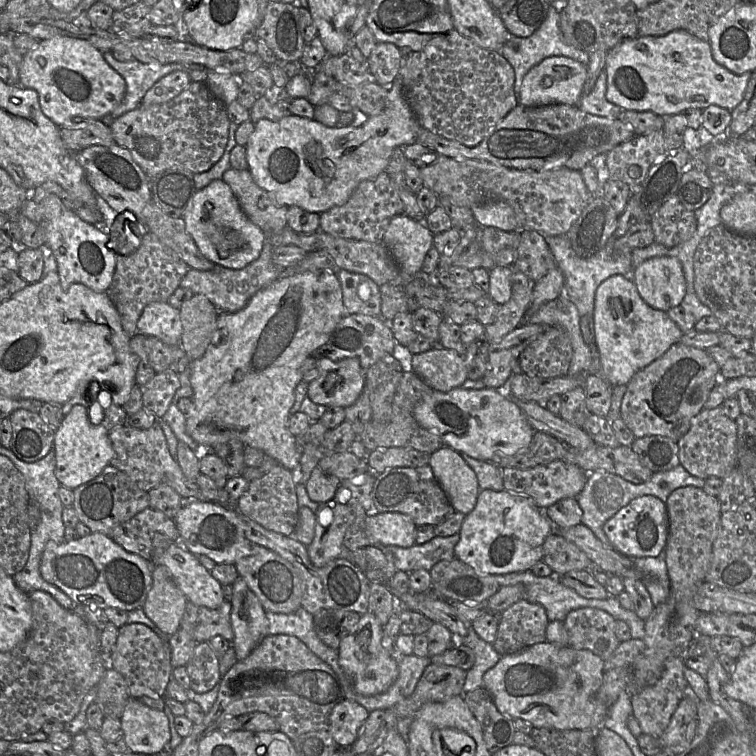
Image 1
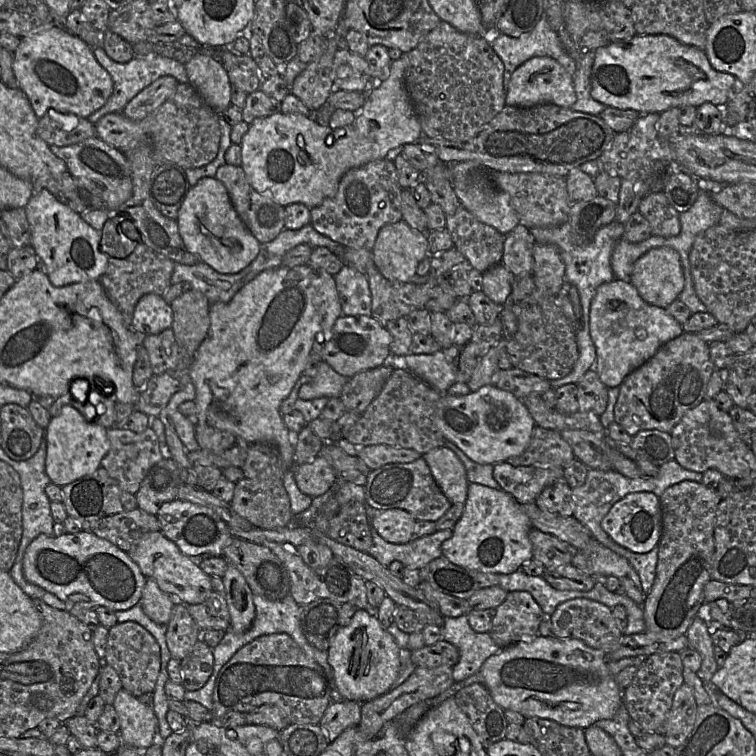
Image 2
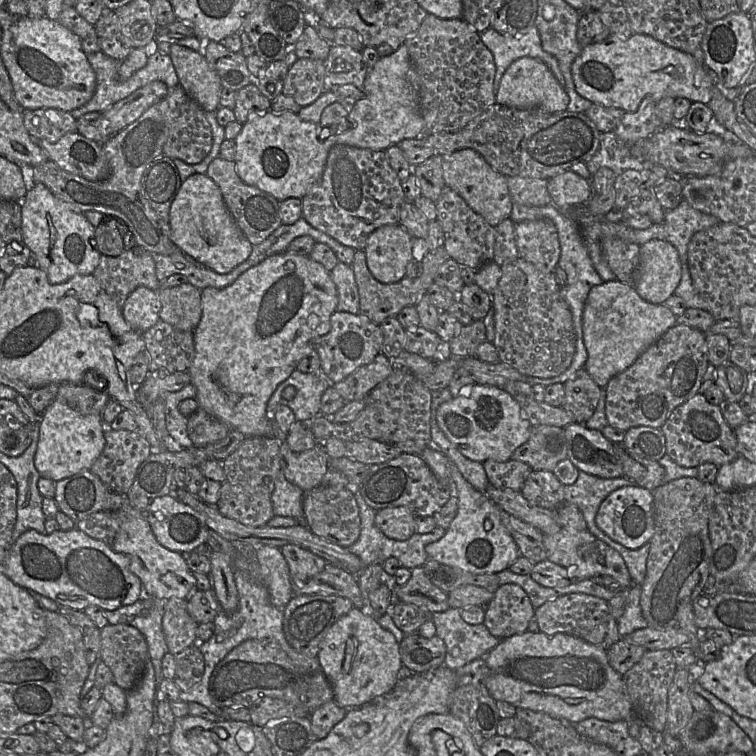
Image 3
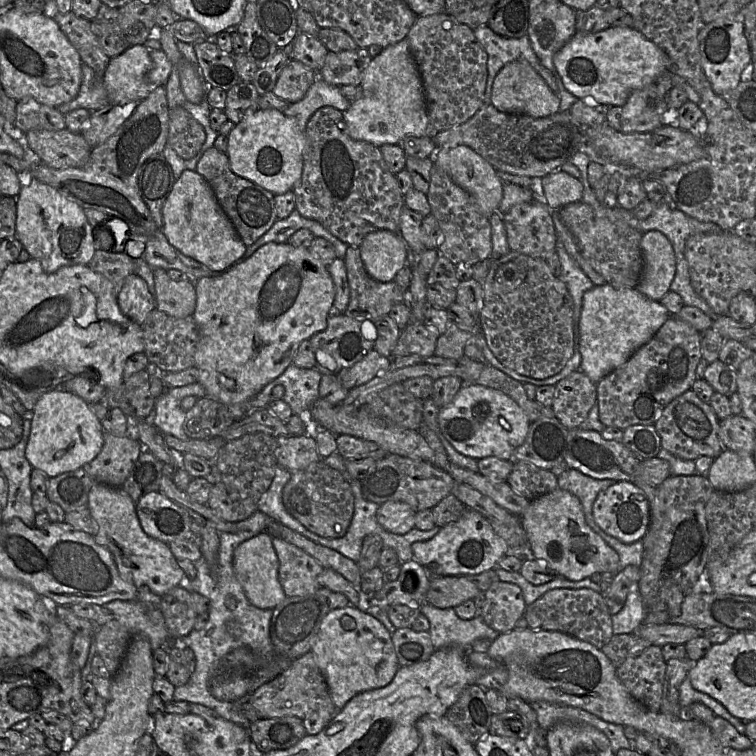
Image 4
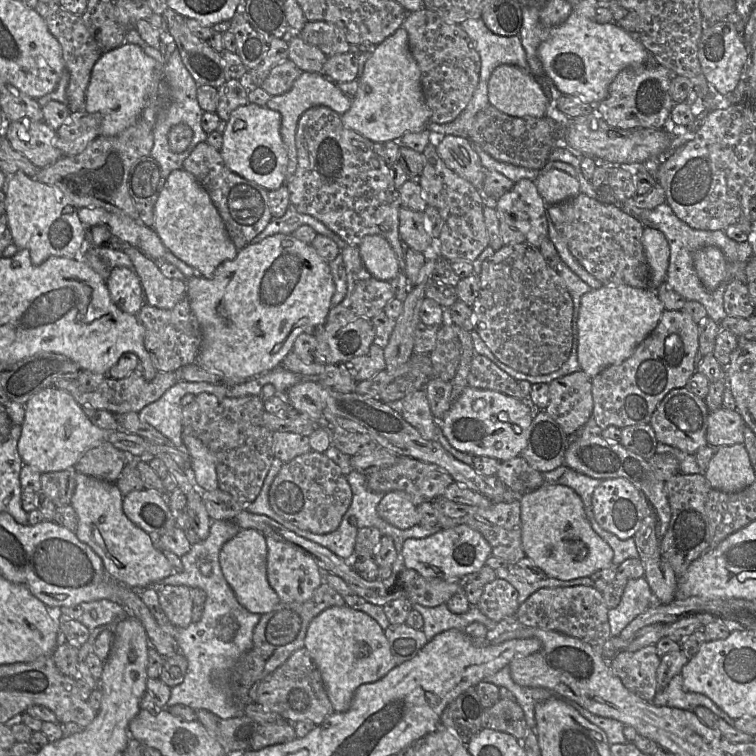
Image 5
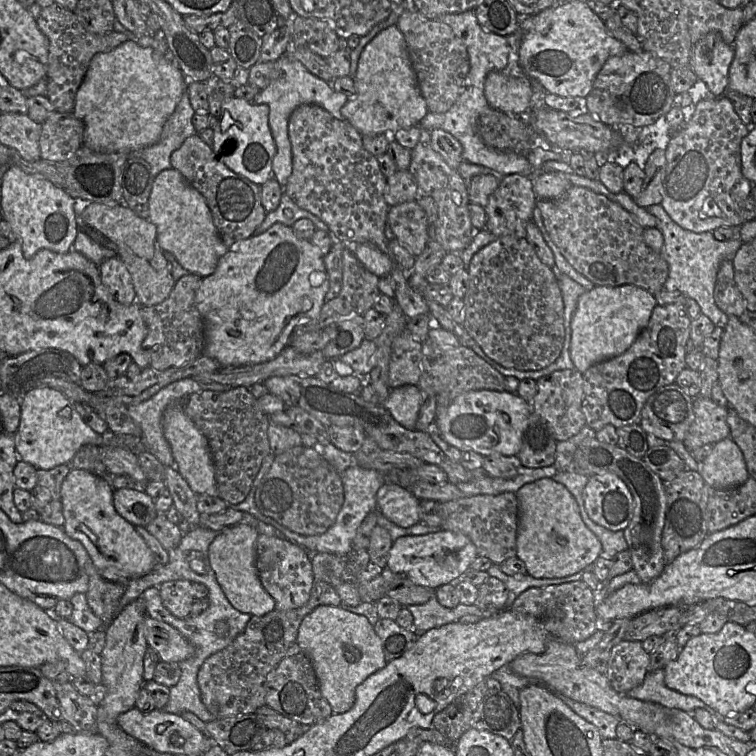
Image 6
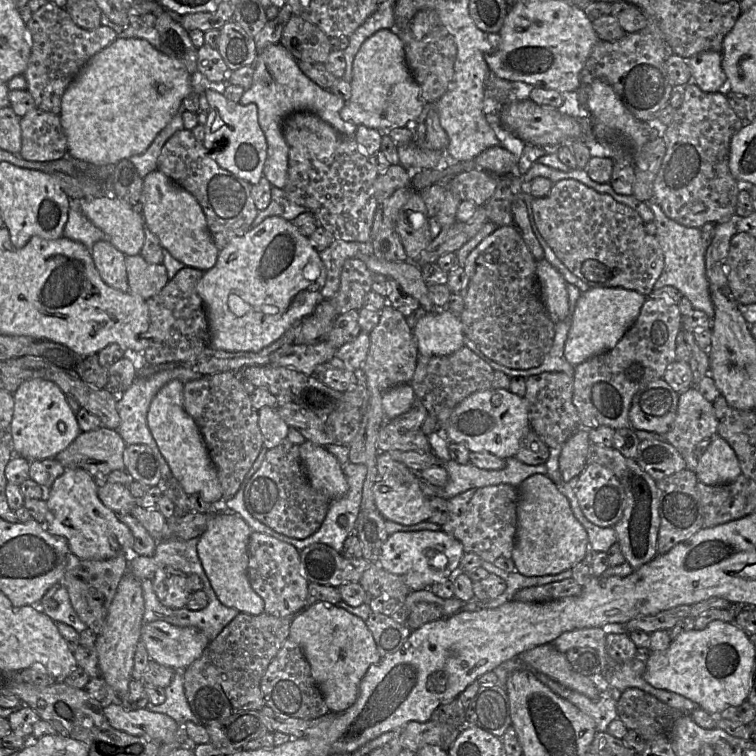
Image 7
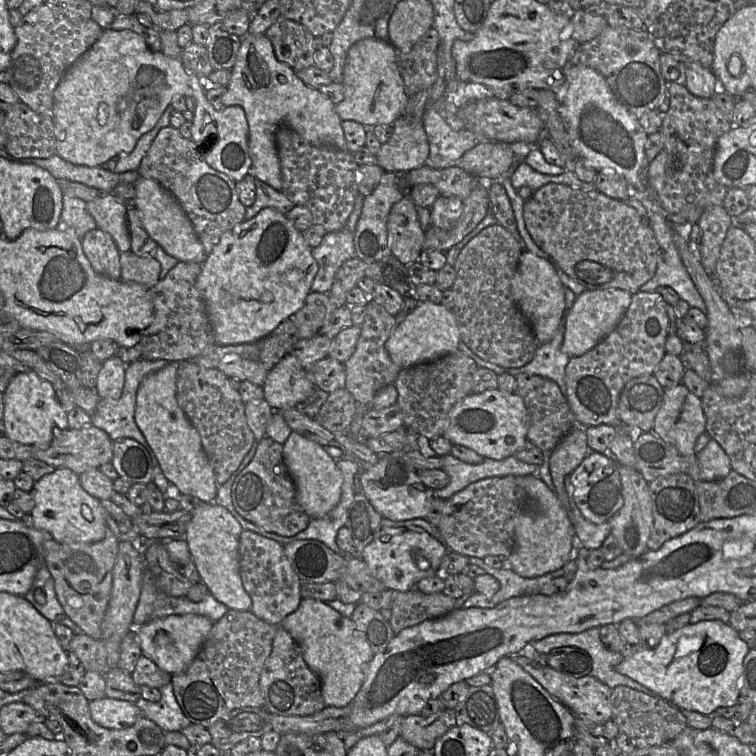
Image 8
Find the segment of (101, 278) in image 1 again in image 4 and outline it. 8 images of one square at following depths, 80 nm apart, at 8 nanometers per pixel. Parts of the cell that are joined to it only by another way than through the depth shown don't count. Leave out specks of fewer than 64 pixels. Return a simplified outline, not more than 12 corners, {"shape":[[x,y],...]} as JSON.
{"shape":[[34,178],[16,197],[16,237],[46,273],[89,264],[83,208]]}

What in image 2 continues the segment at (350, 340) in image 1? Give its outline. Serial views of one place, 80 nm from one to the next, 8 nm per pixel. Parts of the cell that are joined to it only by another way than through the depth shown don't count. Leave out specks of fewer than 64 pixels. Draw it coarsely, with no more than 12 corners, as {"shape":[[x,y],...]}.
{"shape":[[342,315],[321,358],[351,378],[391,361],[390,332]]}

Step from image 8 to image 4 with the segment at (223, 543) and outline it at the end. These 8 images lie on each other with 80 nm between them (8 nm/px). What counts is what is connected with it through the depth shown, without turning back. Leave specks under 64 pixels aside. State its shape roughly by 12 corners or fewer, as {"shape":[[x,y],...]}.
{"shape":[[267,531],[237,546],[234,574],[249,602],[274,609],[286,598]]}

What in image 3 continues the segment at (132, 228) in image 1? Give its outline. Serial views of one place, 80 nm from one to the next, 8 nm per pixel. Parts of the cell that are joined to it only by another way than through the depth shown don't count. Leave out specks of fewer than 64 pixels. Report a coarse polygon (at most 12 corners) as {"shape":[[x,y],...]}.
{"shape":[[107,217],[95,229],[101,255],[116,257],[126,251],[125,222]]}

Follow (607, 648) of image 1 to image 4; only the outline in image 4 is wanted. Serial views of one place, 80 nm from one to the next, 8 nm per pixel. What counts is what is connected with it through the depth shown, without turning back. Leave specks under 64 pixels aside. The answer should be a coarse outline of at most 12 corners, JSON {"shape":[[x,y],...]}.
{"shape":[[550,590],[526,607],[531,629],[599,649],[614,635],[605,599]]}

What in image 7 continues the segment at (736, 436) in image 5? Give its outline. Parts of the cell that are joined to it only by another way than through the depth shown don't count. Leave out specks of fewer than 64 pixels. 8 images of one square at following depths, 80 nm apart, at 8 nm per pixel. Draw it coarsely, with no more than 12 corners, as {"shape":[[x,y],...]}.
{"shape":[[696,387],[680,394],[664,439],[696,472],[694,450],[717,435],[713,404]]}

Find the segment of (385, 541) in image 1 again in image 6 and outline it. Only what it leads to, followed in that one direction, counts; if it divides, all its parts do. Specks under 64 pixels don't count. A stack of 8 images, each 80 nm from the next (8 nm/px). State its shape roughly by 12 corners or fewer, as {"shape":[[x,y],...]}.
{"shape":[[391,482],[377,493],[380,513],[402,528],[421,521],[419,501]]}

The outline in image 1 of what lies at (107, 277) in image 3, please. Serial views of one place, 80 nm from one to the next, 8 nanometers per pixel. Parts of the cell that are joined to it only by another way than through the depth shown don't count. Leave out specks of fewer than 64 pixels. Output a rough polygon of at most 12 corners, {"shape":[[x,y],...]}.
{"shape":[[147,232],[117,256],[107,295],[129,337],[190,270]]}

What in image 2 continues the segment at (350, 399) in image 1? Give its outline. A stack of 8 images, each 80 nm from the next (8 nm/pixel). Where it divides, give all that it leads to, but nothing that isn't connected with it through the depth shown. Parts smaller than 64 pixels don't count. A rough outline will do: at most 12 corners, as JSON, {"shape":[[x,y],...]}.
{"shape":[[322,361],[301,400],[340,397],[349,378]]}

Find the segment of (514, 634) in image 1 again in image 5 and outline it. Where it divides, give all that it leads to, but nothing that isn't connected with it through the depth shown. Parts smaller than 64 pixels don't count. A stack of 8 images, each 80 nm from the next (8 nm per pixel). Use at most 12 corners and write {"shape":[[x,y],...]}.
{"shape":[[495,578],[476,606],[494,622],[515,617],[518,592]]}

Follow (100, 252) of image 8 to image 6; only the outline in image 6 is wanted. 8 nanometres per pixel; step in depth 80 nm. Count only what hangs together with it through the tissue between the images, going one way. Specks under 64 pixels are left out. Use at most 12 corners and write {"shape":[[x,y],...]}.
{"shape":[[119,256],[99,266],[119,303],[137,302],[131,274]]}

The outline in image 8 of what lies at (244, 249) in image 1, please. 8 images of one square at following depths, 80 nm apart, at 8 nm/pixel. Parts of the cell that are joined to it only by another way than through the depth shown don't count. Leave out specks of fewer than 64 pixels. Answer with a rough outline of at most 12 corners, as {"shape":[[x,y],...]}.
{"shape":[[157,181],[134,183],[139,218],[179,261],[207,257],[179,201]]}

